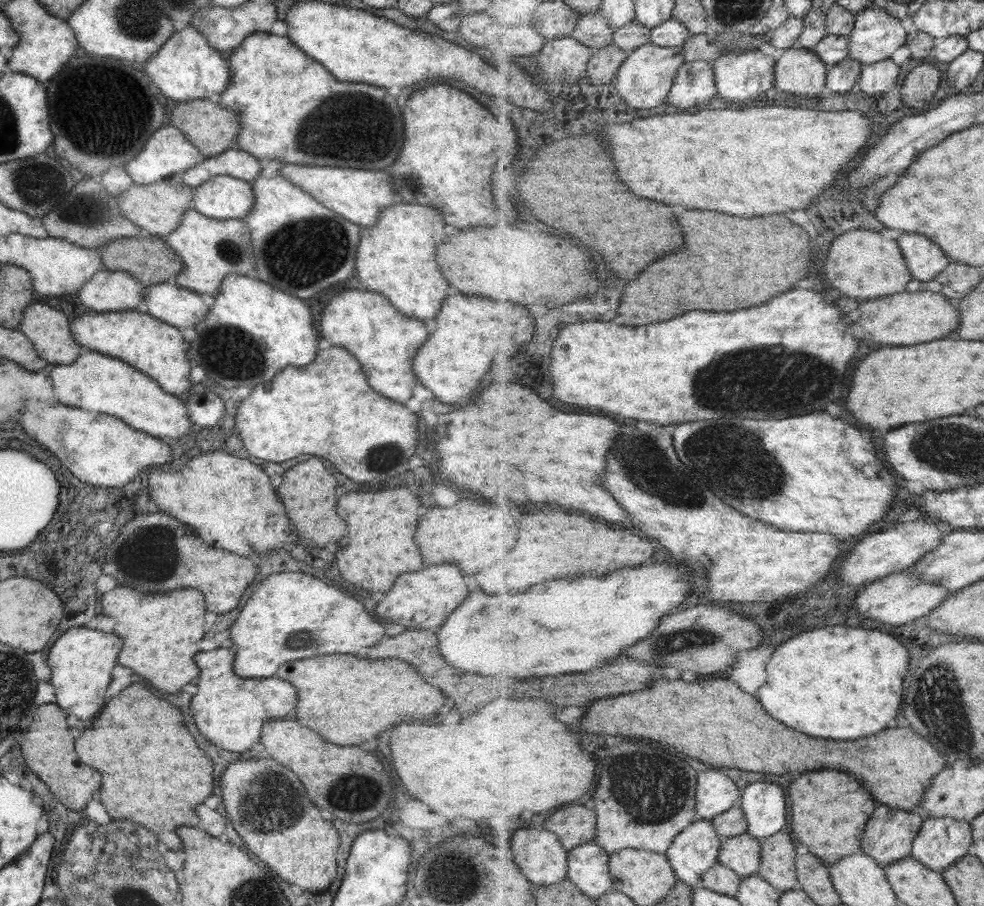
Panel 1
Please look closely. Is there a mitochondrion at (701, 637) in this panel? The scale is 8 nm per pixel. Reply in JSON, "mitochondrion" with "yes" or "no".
{"mitochondrion":"yes"}

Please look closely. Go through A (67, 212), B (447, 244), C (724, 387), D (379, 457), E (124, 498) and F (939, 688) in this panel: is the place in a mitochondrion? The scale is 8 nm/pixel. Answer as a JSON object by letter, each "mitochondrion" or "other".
{"A":"mitochondrion","B":"other","C":"mitochondrion","D":"mitochondrion","E":"other","F":"mitochondrion"}

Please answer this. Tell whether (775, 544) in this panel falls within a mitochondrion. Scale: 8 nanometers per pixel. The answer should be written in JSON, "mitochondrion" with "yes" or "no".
{"mitochondrion":"no"}

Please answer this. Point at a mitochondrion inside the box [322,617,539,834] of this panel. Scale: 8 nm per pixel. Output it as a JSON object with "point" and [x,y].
{"point":[337,799]}

